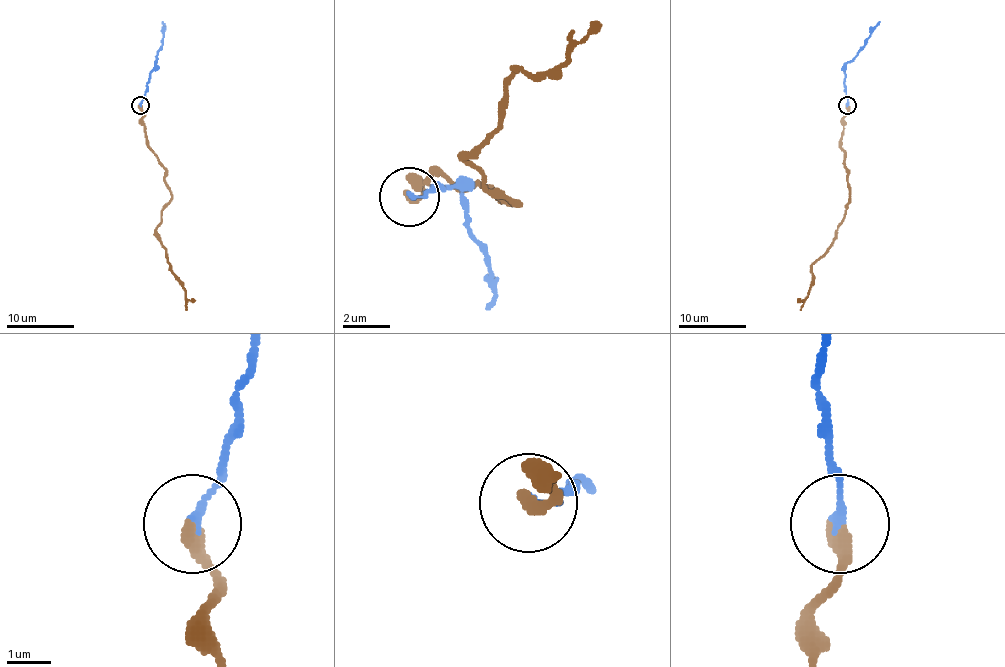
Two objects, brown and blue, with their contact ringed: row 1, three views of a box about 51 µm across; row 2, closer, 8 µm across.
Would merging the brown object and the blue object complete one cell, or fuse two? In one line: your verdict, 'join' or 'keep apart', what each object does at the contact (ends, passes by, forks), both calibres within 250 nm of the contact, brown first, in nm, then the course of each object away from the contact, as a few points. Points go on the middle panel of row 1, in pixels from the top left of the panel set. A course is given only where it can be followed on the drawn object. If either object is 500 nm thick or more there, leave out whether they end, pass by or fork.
keep apart | brown ends | blue ends | 360/200 nm | brown via (407, 195), (437, 171), (520, 201), (485, 189), (467, 160), (520, 70), (562, 65), (574, 29) | blue via (407, 195), (437, 183), (461, 189), (467, 231), (491, 266), (485, 308)

